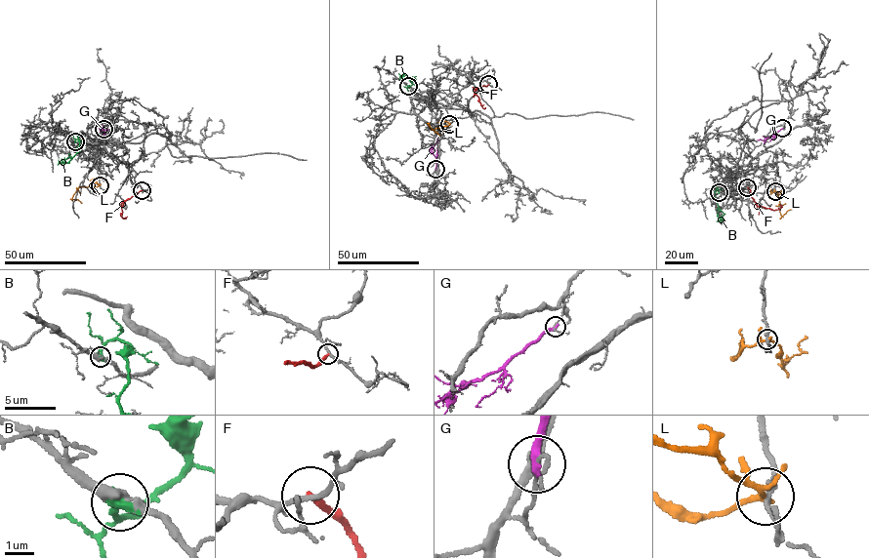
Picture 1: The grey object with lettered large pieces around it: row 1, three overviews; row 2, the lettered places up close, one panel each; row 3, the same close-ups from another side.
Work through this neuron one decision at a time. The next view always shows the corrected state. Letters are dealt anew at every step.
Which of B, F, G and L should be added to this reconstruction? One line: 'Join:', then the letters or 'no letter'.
Join: B

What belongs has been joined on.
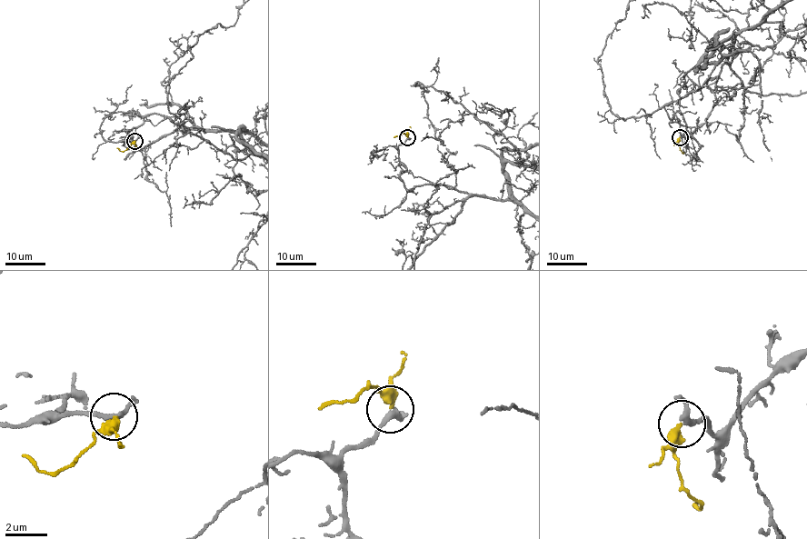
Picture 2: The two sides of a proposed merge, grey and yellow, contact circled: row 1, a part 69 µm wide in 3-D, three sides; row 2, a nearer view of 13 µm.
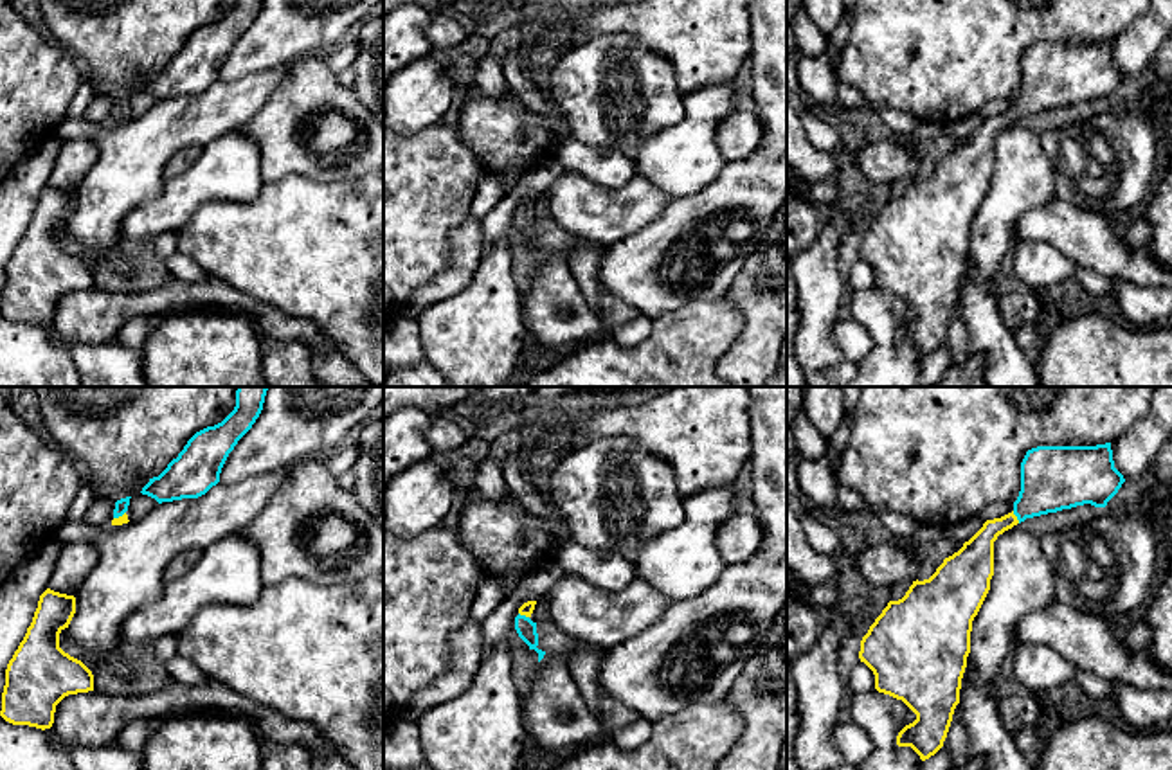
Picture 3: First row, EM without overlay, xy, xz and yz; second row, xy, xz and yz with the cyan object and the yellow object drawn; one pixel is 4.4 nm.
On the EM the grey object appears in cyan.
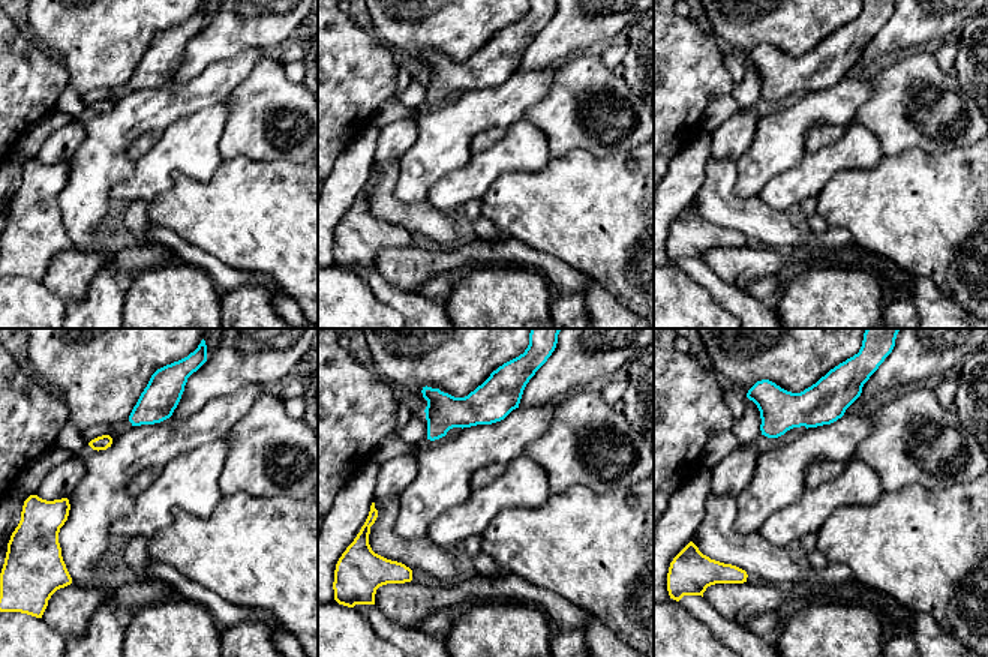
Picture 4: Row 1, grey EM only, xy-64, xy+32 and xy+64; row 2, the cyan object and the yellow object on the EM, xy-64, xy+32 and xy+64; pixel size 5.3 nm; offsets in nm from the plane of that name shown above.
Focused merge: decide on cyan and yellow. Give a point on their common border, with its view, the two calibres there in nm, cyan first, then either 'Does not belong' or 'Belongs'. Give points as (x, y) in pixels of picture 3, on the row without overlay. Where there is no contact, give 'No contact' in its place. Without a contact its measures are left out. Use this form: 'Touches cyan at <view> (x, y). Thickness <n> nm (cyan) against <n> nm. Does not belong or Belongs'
Touches cyan at yz (1016, 112). Thickness 280 nm (cyan) against 150 nm. Belongs

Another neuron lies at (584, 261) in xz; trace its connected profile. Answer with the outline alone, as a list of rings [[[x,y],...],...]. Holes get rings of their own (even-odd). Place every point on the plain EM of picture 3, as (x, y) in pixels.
[[[583,243],[571,252],[569,268],[581,293],[598,311],[605,331],[609,333],[619,324],[637,320],[641,313],[601,286],[600,264],[603,261],[605,250],[607,246],[603,245]]]

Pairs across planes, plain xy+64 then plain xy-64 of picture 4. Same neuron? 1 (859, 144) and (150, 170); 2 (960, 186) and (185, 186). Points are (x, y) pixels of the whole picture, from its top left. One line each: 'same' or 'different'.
1: same
2: same

